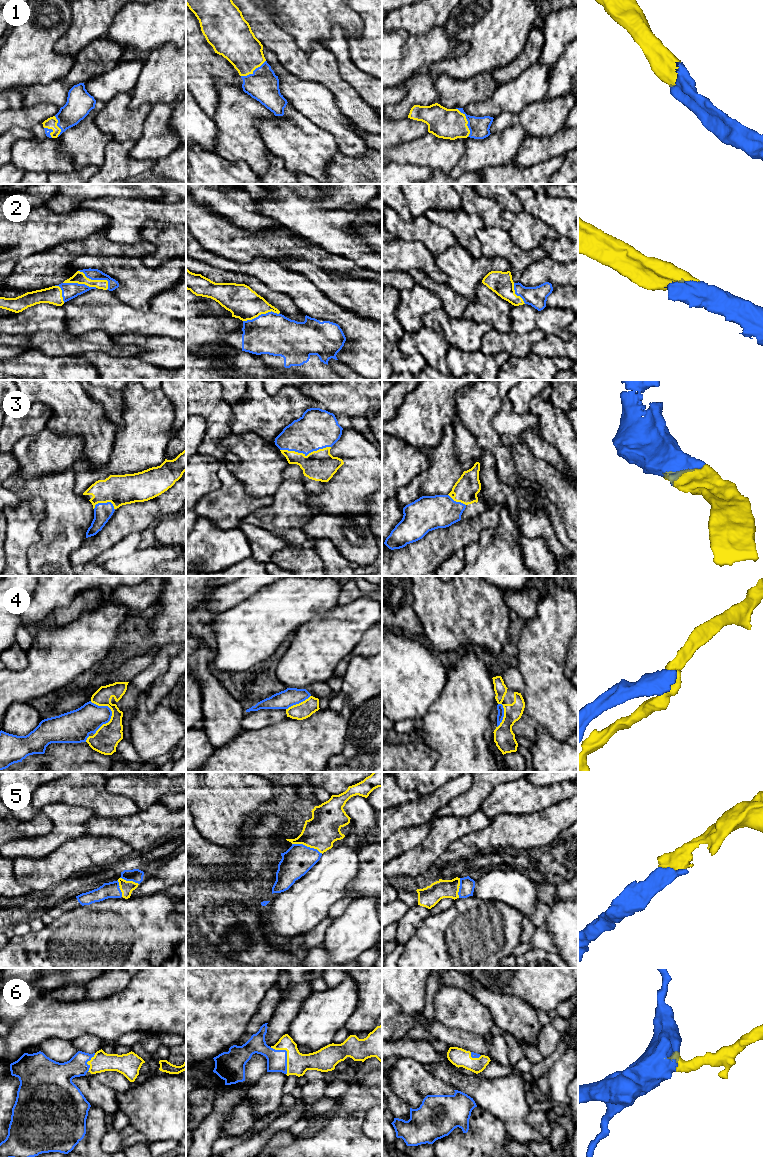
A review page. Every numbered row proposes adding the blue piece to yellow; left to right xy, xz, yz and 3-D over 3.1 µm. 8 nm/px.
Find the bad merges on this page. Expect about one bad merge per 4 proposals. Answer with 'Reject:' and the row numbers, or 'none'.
Reject: 4

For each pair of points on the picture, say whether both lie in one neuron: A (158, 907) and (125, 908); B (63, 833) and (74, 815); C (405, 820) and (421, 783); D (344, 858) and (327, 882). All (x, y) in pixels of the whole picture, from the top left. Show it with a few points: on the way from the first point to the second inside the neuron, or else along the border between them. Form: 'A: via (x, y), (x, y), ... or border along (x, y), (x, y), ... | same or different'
A: via (150, 908), (133, 908) | same
B: via (64, 829), (72, 819) | same
C: border along (441, 785), (432, 792), (420, 796) | different
D: via (340, 864), (330, 876) | same

